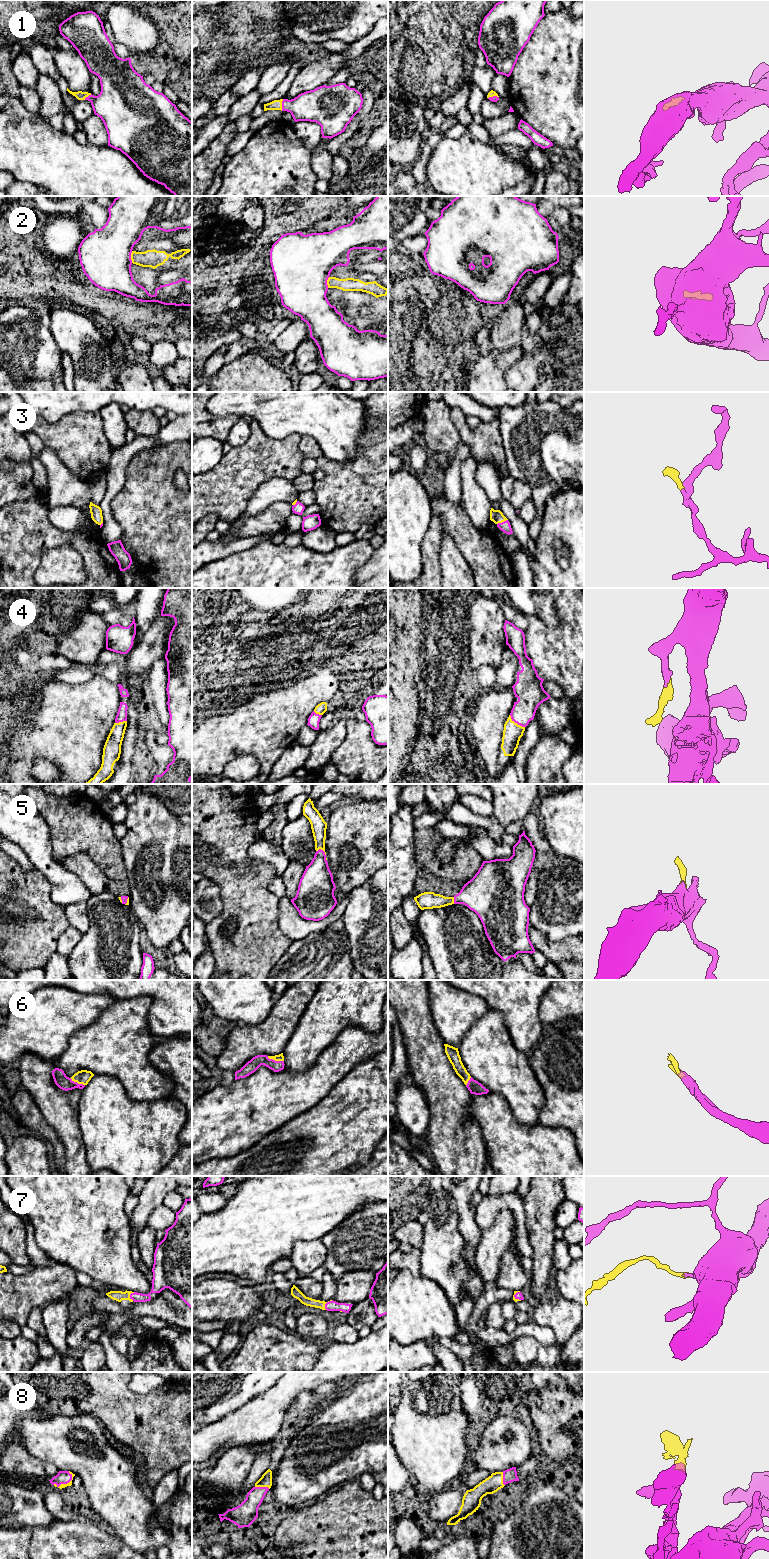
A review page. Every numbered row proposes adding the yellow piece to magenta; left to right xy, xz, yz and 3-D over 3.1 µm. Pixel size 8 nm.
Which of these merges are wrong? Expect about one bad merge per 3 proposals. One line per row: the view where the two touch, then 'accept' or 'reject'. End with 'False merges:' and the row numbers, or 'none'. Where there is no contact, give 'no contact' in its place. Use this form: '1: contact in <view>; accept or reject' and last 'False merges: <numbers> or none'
1: contact in xz; accept
2: contact in xy; accept
3: contact in yz; accept
4: contact in yz; accept
5: contact in xz; accept
6: contact in xz; accept
7: contact in xy; accept
8: contact in xy; accept
False merges: none

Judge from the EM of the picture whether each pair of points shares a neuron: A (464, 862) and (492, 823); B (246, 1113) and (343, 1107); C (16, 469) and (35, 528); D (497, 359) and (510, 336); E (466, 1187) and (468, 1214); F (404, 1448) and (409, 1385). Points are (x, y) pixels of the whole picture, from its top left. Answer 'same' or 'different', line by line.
A: different
B: different
C: different
D: different
E: same
F: same

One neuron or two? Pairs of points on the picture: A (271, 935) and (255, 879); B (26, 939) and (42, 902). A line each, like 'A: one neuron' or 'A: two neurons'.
A: one neuron
B: one neuron

